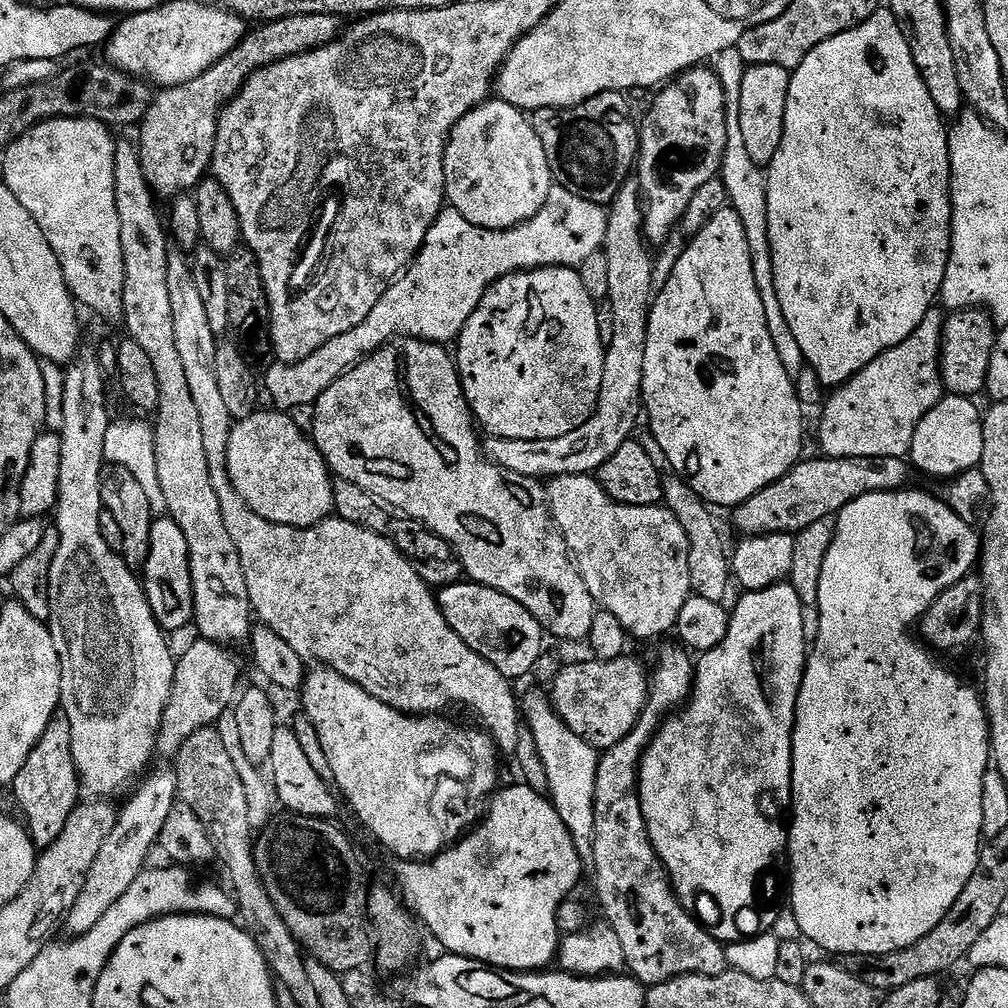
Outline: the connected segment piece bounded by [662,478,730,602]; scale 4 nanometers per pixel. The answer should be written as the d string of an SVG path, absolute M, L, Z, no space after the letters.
M671 479L664 480L662 504L672 511L674 518L678 518L690 542L690 582L693 593L702 598L710 598L710 602L721 602L728 592L728 580L730 584L730 552L724 549L724 540L716 529L713 509L701 500L700 495L685 480Z

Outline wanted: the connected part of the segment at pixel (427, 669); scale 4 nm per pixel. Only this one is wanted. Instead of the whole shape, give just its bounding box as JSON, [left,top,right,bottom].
[166,251,522,753]

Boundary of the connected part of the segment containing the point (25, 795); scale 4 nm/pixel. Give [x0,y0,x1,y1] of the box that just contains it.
[10,710,82,850]

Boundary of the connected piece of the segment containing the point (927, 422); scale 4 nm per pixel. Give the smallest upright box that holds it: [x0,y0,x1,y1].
[910,394,984,478]

